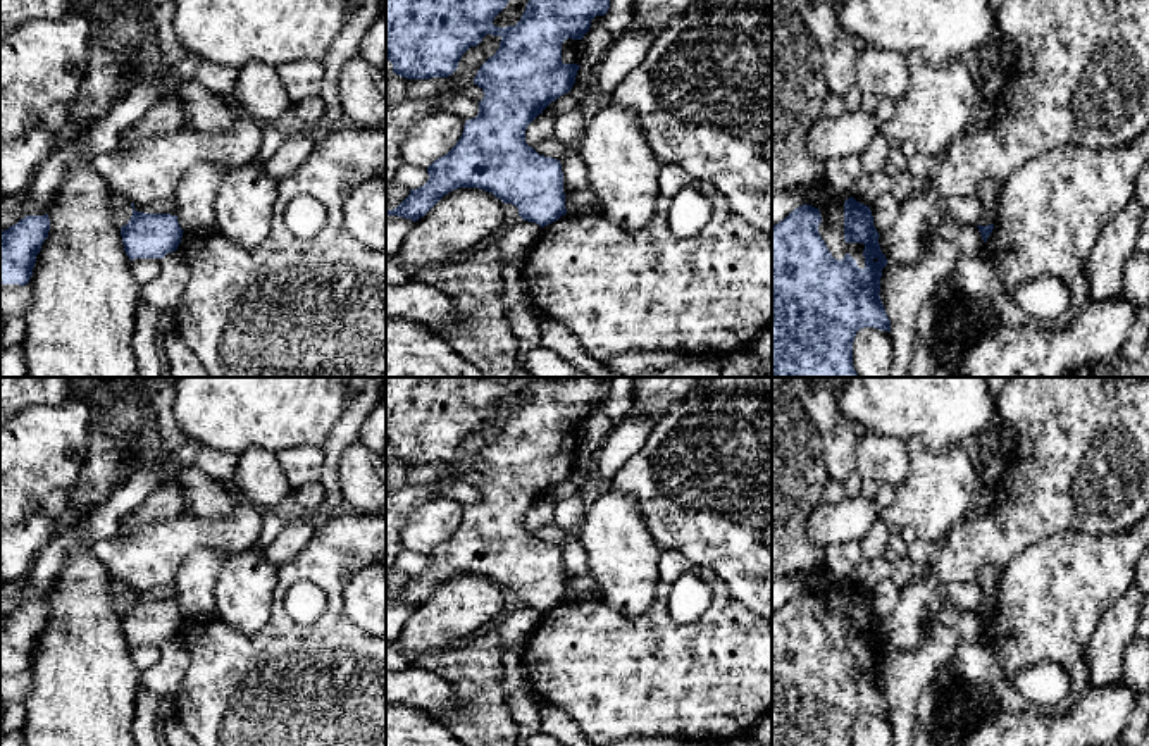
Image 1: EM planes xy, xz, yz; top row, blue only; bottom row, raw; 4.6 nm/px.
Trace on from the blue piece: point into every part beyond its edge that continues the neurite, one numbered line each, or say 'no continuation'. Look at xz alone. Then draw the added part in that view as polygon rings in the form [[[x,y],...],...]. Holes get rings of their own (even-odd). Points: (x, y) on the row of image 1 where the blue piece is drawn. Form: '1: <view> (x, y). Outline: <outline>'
1: xz (571, 49). Outline: [[[568,38],[562,43],[562,62],[563,64],[581,65],[581,41],[582,40]]]

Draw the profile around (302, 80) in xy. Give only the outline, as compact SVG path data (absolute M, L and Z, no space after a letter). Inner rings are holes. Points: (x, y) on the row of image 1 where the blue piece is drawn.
M293 60L276 67L289 100L298 103L319 96L322 90L324 65L317 60Z

